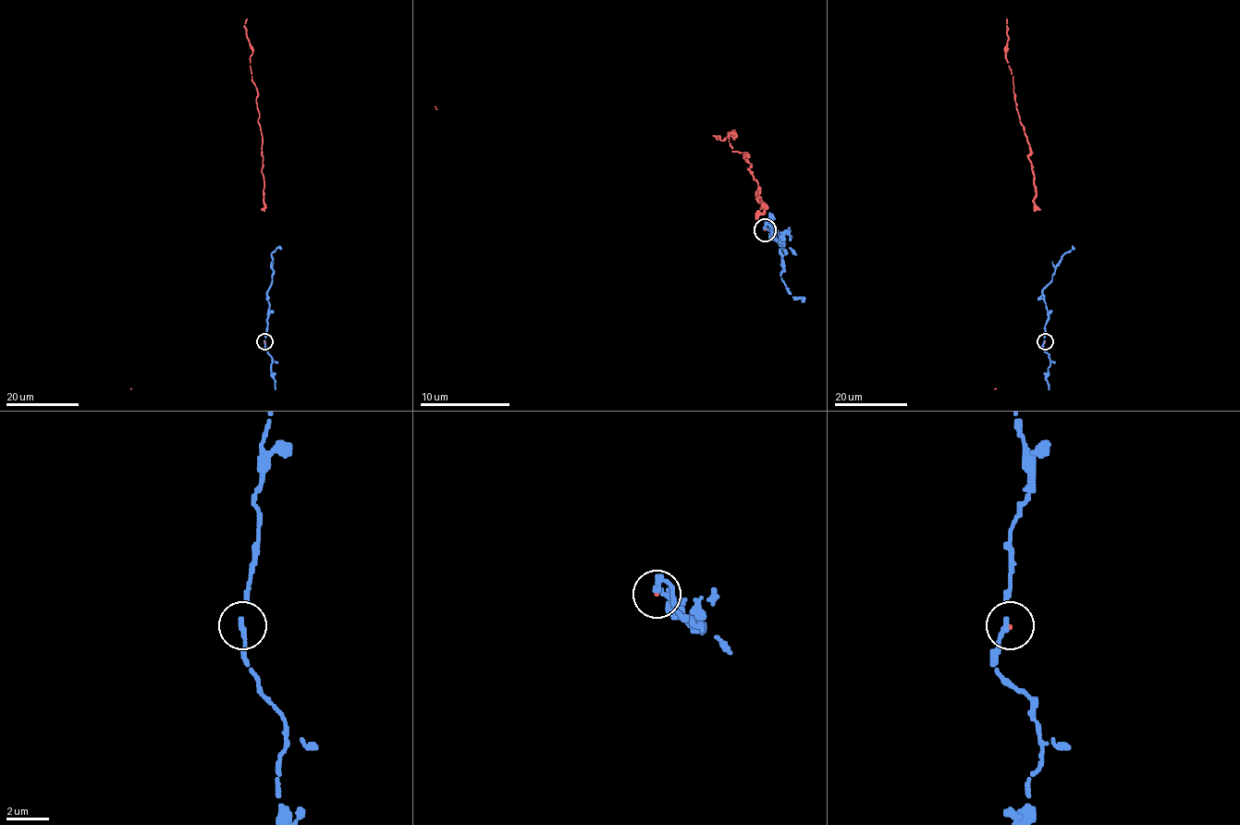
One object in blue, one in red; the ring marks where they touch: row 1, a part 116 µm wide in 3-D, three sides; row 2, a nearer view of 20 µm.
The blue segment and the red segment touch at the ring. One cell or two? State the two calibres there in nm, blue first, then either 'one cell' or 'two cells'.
220/70 nm | one cell

